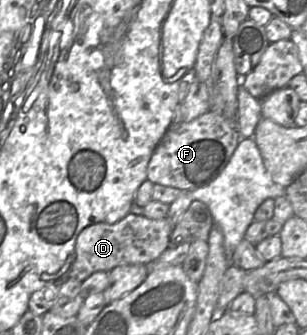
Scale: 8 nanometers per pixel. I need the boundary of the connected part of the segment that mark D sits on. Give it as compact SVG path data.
M128 213L114 224L105 222L92 224L79 233L75 245L74 261L67 275L63 277L84 281L97 271L110 272L120 265L153 263L168 248L172 229L167 217L149 219L132 213Z

